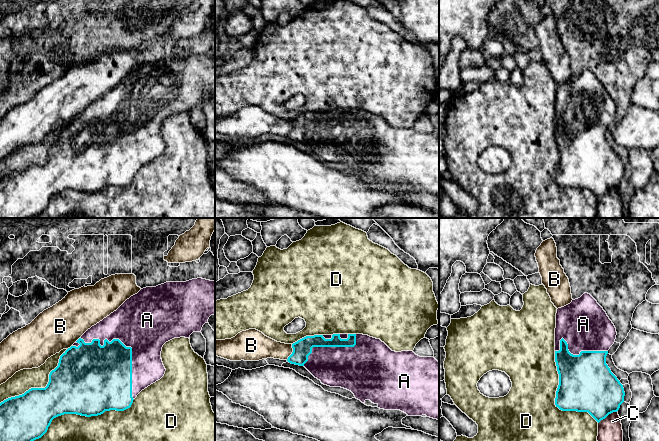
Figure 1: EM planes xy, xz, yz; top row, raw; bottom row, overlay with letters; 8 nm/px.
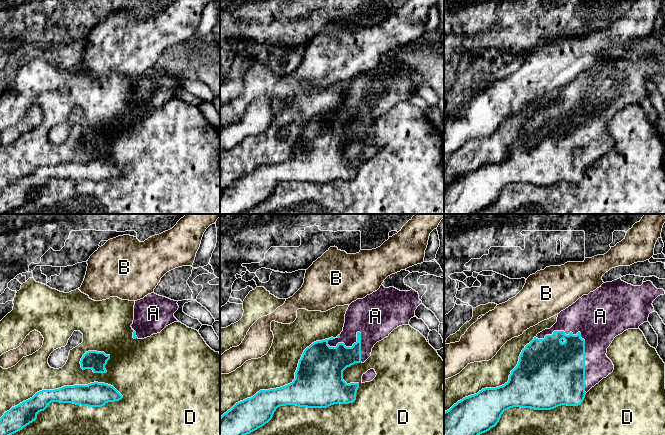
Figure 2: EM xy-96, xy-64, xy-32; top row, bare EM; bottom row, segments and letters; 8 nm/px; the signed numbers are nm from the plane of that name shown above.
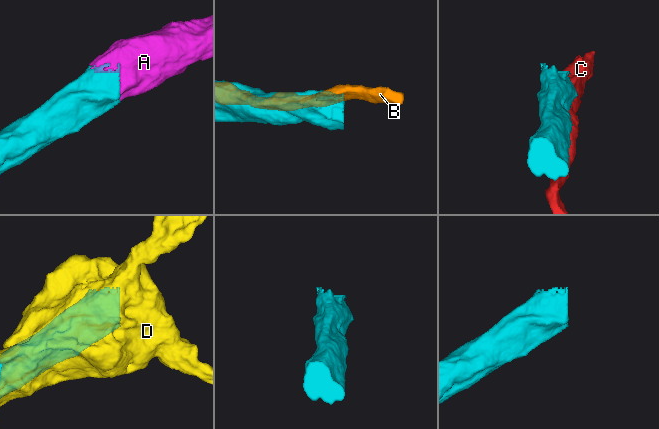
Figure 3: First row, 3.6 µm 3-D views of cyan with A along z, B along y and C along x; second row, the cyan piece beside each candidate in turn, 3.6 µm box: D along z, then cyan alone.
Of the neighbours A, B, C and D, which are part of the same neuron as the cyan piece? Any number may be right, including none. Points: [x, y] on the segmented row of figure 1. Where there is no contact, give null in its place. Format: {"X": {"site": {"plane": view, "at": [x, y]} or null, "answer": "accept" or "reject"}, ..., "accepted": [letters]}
{"A": {"site": {"plane": "xy", "at": [128, 347]}, "answer": "accept"}, "B": {"site": {"plane": "xz", "at": [292, 352]}, "answer": "reject"}, "C": {"site": {"plane": "yz", "at": [607, 415]}, "answer": "reject"}, "D": {"site": {"plane": "xy", "at": [82, 415]}, "answer": "reject"}, "accepted": ["A"]}

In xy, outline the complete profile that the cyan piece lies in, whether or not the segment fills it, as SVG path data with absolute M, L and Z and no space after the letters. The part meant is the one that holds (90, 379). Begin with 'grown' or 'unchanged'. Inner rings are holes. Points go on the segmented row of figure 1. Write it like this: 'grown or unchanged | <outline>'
grown | M197 278L141 289L116 311L88 329L60 356L58 366L50 372L45 388L31 388L0 403L0 441L39 439L47 432L52 420L64 414L91 417L105 411L130 408L142 390L164 376L166 369L161 359L163 345L174 338L190 338L193 332L201 332L211 315L215 315L215 281Z

